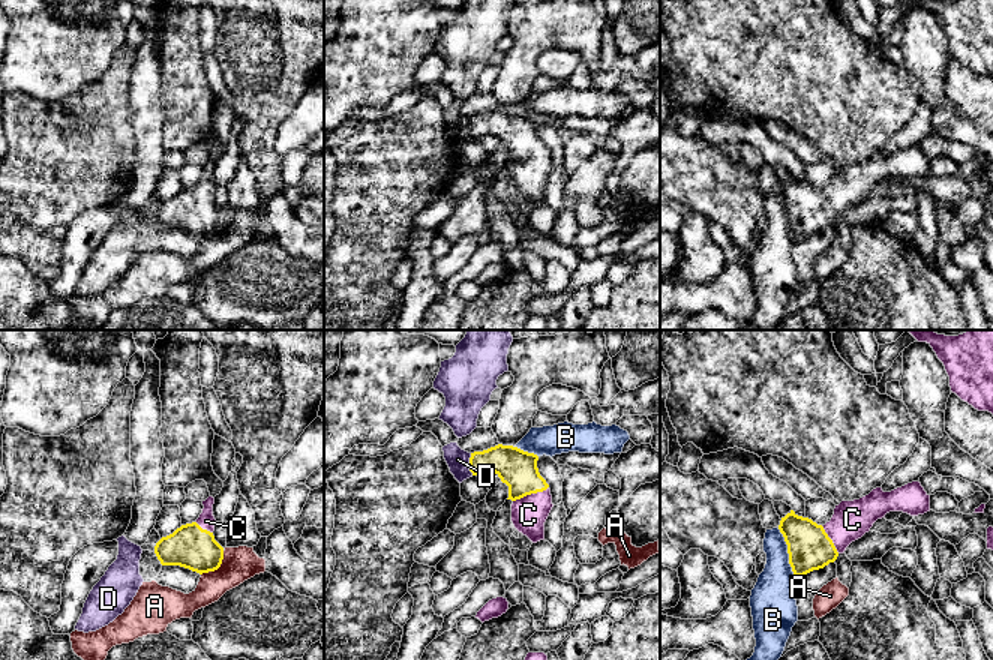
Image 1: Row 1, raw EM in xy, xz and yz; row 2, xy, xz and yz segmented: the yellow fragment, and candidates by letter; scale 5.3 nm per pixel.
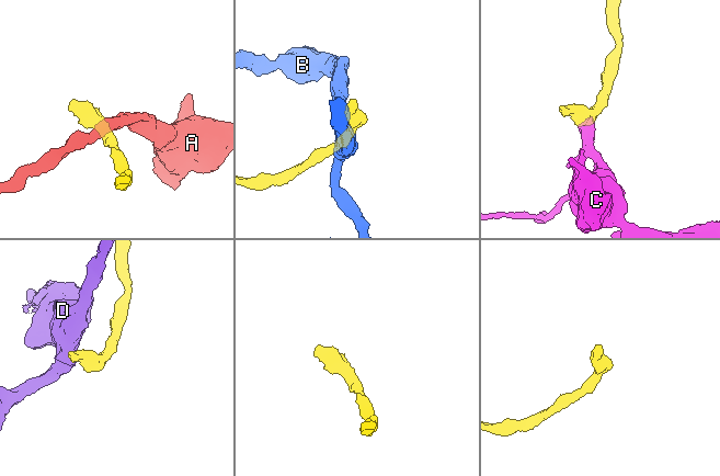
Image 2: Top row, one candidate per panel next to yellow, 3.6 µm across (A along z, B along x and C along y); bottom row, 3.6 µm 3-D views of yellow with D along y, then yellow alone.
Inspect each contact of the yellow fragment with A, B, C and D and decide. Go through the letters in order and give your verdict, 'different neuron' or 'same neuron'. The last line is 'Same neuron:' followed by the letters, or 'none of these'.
A: different neuron
B: different neuron
C: same neuron
D: different neuron
Same neuron: C

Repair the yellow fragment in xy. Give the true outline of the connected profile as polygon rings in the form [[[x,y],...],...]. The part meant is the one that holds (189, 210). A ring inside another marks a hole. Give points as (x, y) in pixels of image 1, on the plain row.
[[[208,160],[202,165],[202,177],[195,186],[182,189],[156,207],[154,218],[162,230],[180,230],[200,238],[220,231],[224,212],[213,200],[213,168],[214,162]]]

